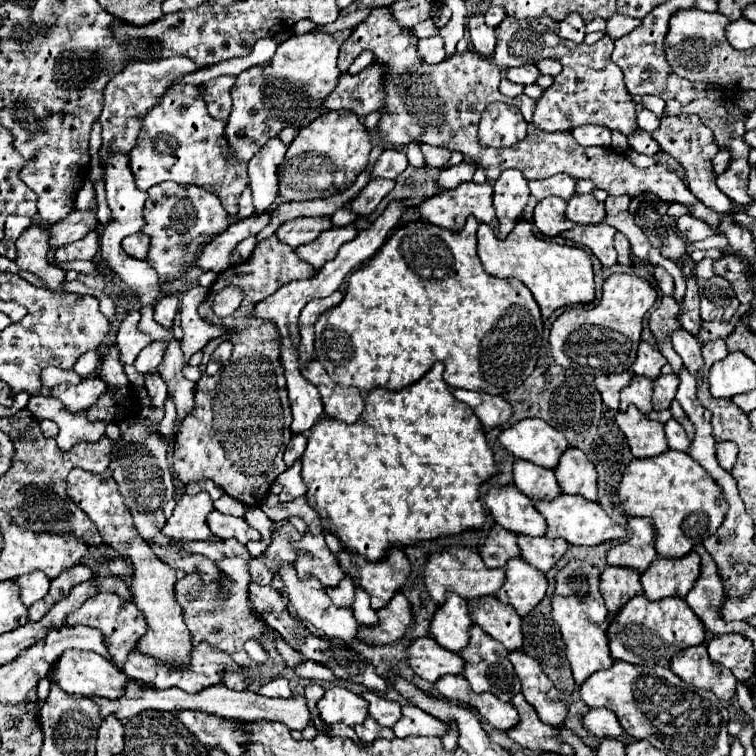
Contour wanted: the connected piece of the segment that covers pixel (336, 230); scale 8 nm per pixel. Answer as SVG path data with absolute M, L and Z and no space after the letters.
M354 224L334 226L326 232L322 232L318 236L318 240L314 240L302 248L296 248L296 252L298 252L298 256L302 256L302 260L312 264L316 270L320 270L328 260L332 260L336 256L340 246L354 240L356 234L358 234L358 230Z

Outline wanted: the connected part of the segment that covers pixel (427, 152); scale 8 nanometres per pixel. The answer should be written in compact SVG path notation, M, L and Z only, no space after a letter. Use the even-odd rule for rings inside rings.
M424 144L424 146L420 146L420 150L424 154L426 164L432 166L432 168L442 168L448 162L448 158L450 158L450 150L448 148L438 148L438 146Z

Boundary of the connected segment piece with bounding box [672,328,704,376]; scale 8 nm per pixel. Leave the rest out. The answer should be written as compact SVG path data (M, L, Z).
M674 330L672 332L672 344L676 354L682 358L682 362L686 364L686 368L690 368L690 372L694 376L698 376L698 370L702 368L704 360L700 354L700 344L686 332L686 330Z

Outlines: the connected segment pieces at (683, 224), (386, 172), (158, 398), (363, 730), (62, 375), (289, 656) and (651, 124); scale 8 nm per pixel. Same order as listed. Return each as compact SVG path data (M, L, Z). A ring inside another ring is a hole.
M680 216L676 220L676 230L690 242L704 240L704 238L712 236L712 232L706 228L706 224L702 224L700 220L694 220L692 216Z
M384 150L370 170L370 180L374 180L376 176L394 180L398 178L398 174L406 170L406 166L408 166L408 160L402 150Z
M158 372L146 376L146 390L148 390L148 396L150 396L154 408L164 406L164 400L166 400L166 392L168 390L166 390L166 382L160 378Z
M366 718L362 724L358 724L358 726L354 726L354 730L356 730L356 734L358 734L358 738L362 740L362 744L370 744L370 742L374 742L374 740L378 740L378 738L394 738L394 734L392 734L392 728L384 728L384 726L380 726L374 718Z
M50 366L50 368L46 368L44 372L42 372L42 382L46 384L46 386L56 386L56 384L60 384L60 382L70 382L70 384L78 384L82 378L74 372L74 370L60 370L60 368L54 368L54 366Z
M274 634L274 640L278 640L278 652L282 652L282 656L286 656L286 662L290 668L294 668L294 664L298 664L298 660L302 660L302 654L300 652L294 652L284 640L280 640L276 634Z
M642 110L642 112L638 112L638 126L642 128L642 130L646 130L646 132L654 132L656 130L656 126L658 126L658 116L654 114L654 112L650 112L650 110Z

